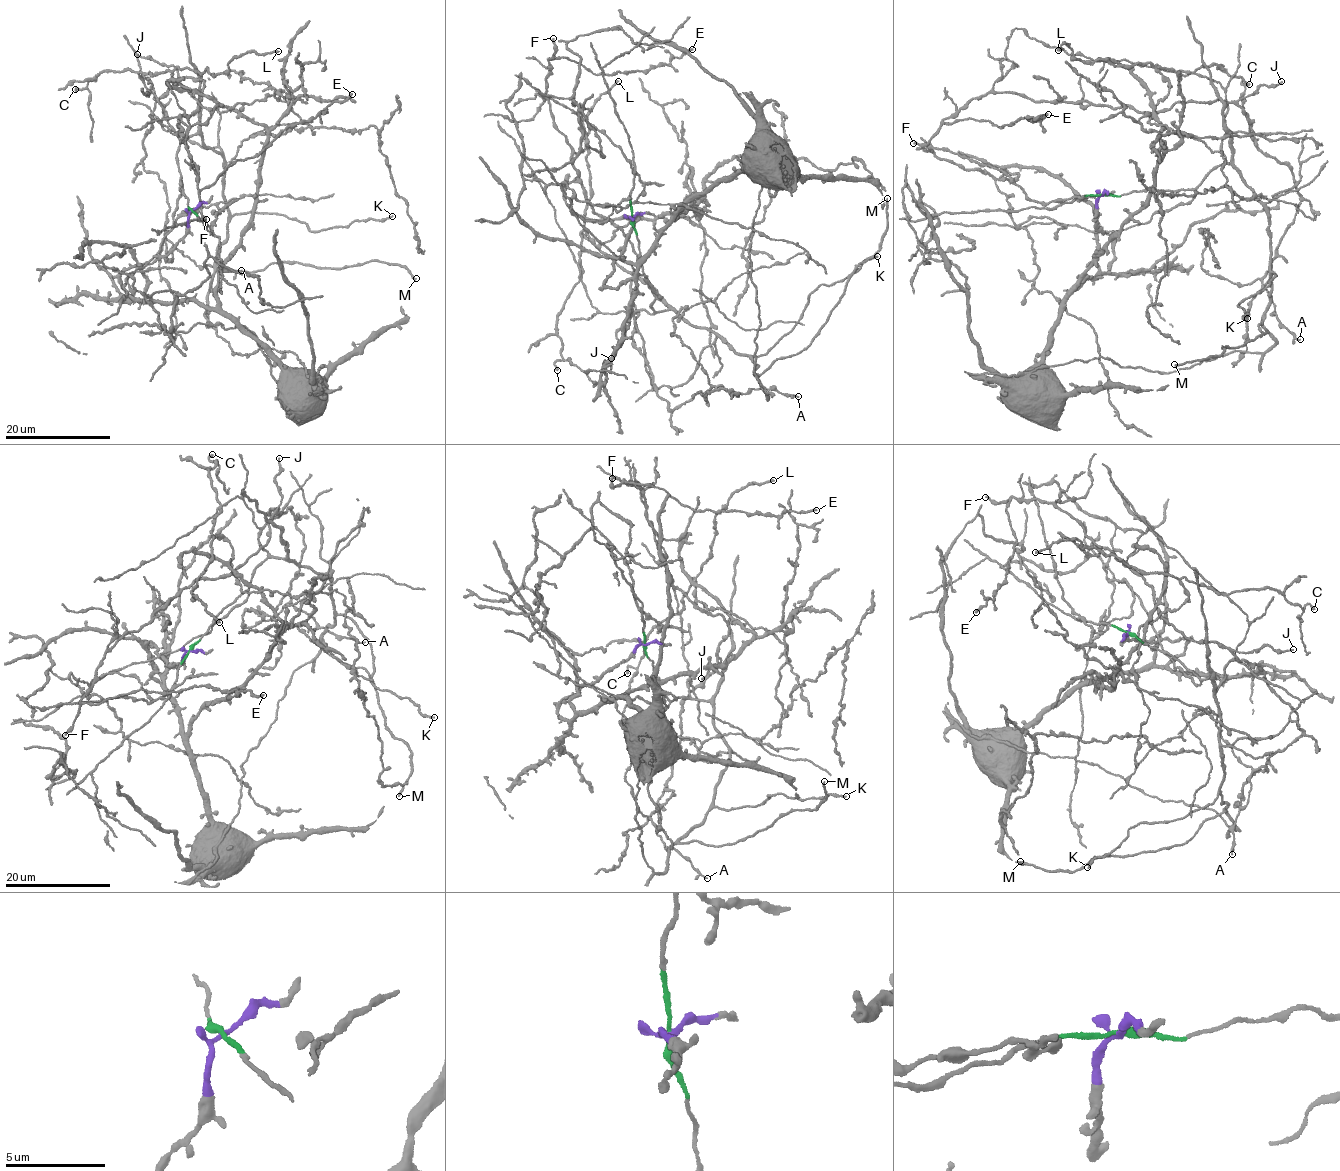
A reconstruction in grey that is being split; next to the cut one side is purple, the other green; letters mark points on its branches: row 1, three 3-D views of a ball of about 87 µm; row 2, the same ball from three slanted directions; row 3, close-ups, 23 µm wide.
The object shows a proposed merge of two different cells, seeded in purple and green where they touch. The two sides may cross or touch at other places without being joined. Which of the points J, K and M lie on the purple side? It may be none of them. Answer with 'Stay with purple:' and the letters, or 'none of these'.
Stay with purple: J

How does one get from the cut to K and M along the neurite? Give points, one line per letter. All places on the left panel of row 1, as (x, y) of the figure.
K: (191, 210), (175, 158), (197, 134), (223, 158), (231, 214), (284, 215), (311, 230), (392, 215)
M: (191, 210), (175, 158), (198, 134), (223, 158), (221, 271), (378, 261), (416, 279)

